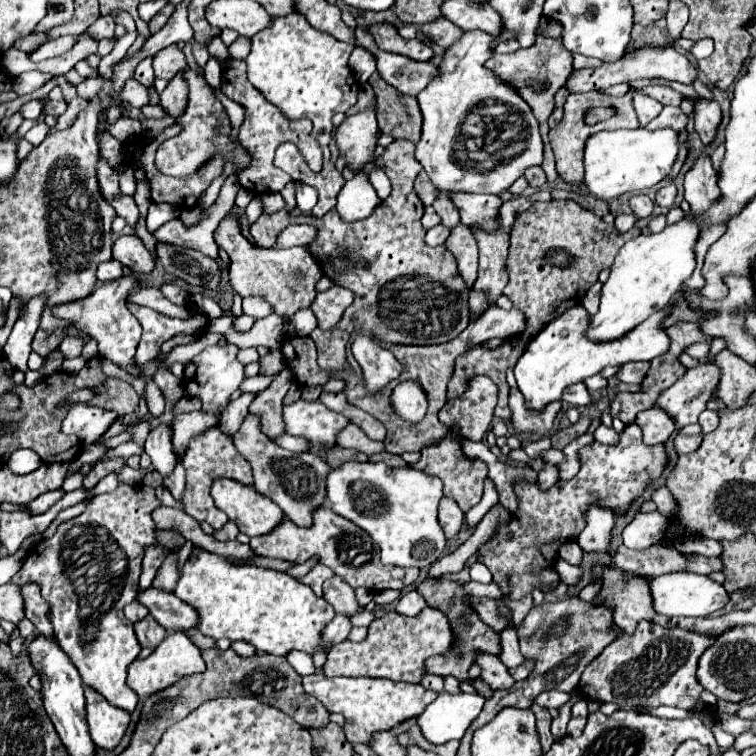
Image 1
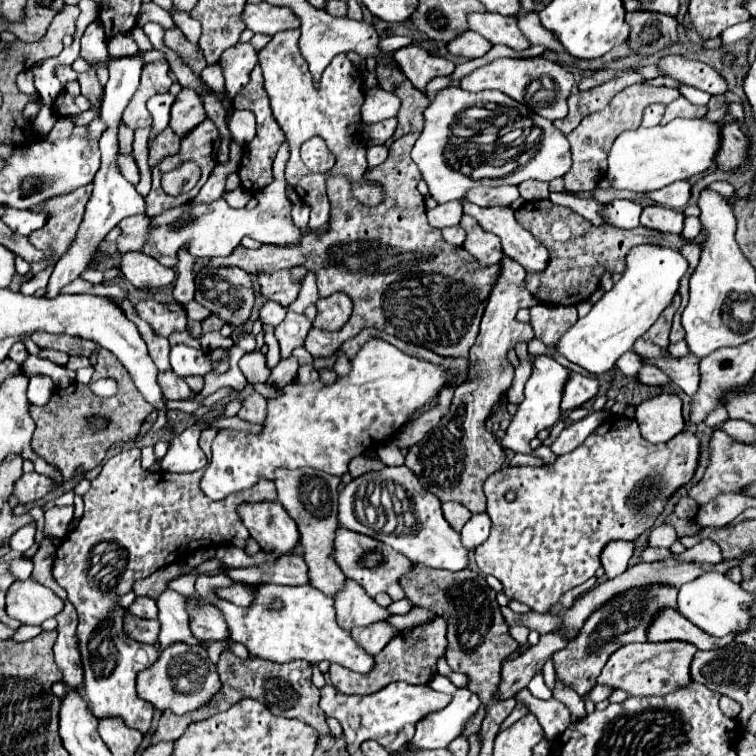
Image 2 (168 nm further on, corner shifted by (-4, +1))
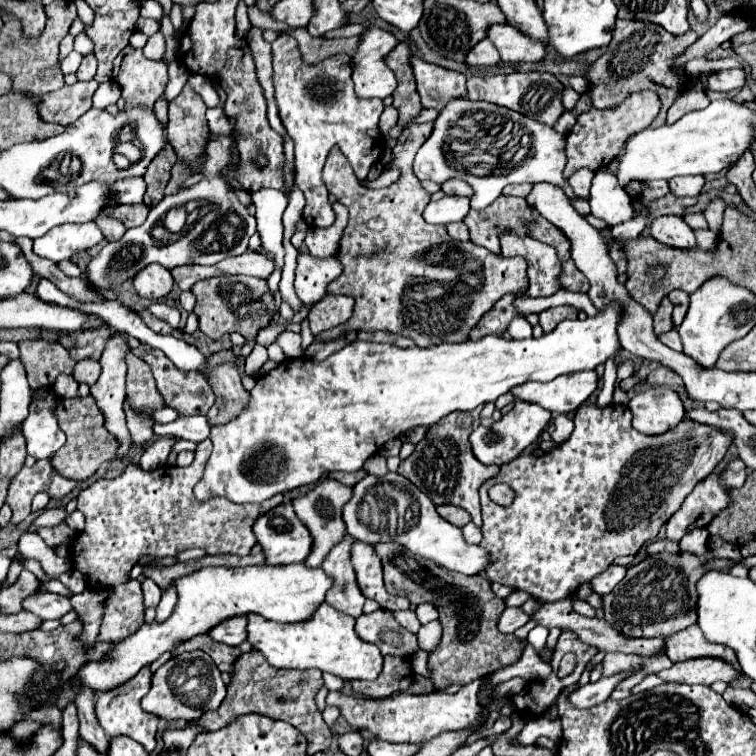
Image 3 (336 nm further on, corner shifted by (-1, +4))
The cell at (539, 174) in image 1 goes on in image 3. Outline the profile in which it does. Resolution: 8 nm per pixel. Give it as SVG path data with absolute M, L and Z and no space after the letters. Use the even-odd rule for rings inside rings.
M515 184L515 186L507 186L503 188L503 194L507 196L521 196L521 198L527 198L527 194L531 192L533 184Z

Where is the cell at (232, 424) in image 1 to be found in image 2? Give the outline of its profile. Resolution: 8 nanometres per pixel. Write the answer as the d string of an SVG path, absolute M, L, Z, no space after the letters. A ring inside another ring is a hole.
M291 356L279 362L279 364L272 369L270 377L266 381L266 385L280 389L289 382L295 380L299 368L298 361Z

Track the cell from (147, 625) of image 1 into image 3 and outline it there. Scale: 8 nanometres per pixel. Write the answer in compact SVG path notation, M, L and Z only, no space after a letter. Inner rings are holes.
M127 580L115 586L107 596L103 624L99 630L101 642L119 644L143 626L143 594L139 580Z

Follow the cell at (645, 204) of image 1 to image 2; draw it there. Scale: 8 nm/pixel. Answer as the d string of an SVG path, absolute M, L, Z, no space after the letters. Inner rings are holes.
M650 205L650 207L644 207L642 217L640 217L640 225L646 229L662 231L662 233L682 235L684 213L674 211L674 209L666 209L660 205Z

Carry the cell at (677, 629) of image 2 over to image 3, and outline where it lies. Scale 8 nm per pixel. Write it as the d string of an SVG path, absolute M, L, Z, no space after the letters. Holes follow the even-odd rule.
M697 624L689 626L687 630L669 634L663 640L665 640L665 654L673 662L683 662L683 660L701 658L701 656L717 656L717 658L731 662L737 670L741 670L737 656L735 656L735 650L709 642Z

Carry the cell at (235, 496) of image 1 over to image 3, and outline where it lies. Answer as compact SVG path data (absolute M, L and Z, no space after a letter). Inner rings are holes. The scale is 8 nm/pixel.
M289 502L275 506L255 520L255 538L263 548L267 564L303 562L311 552L309 530L299 522Z

